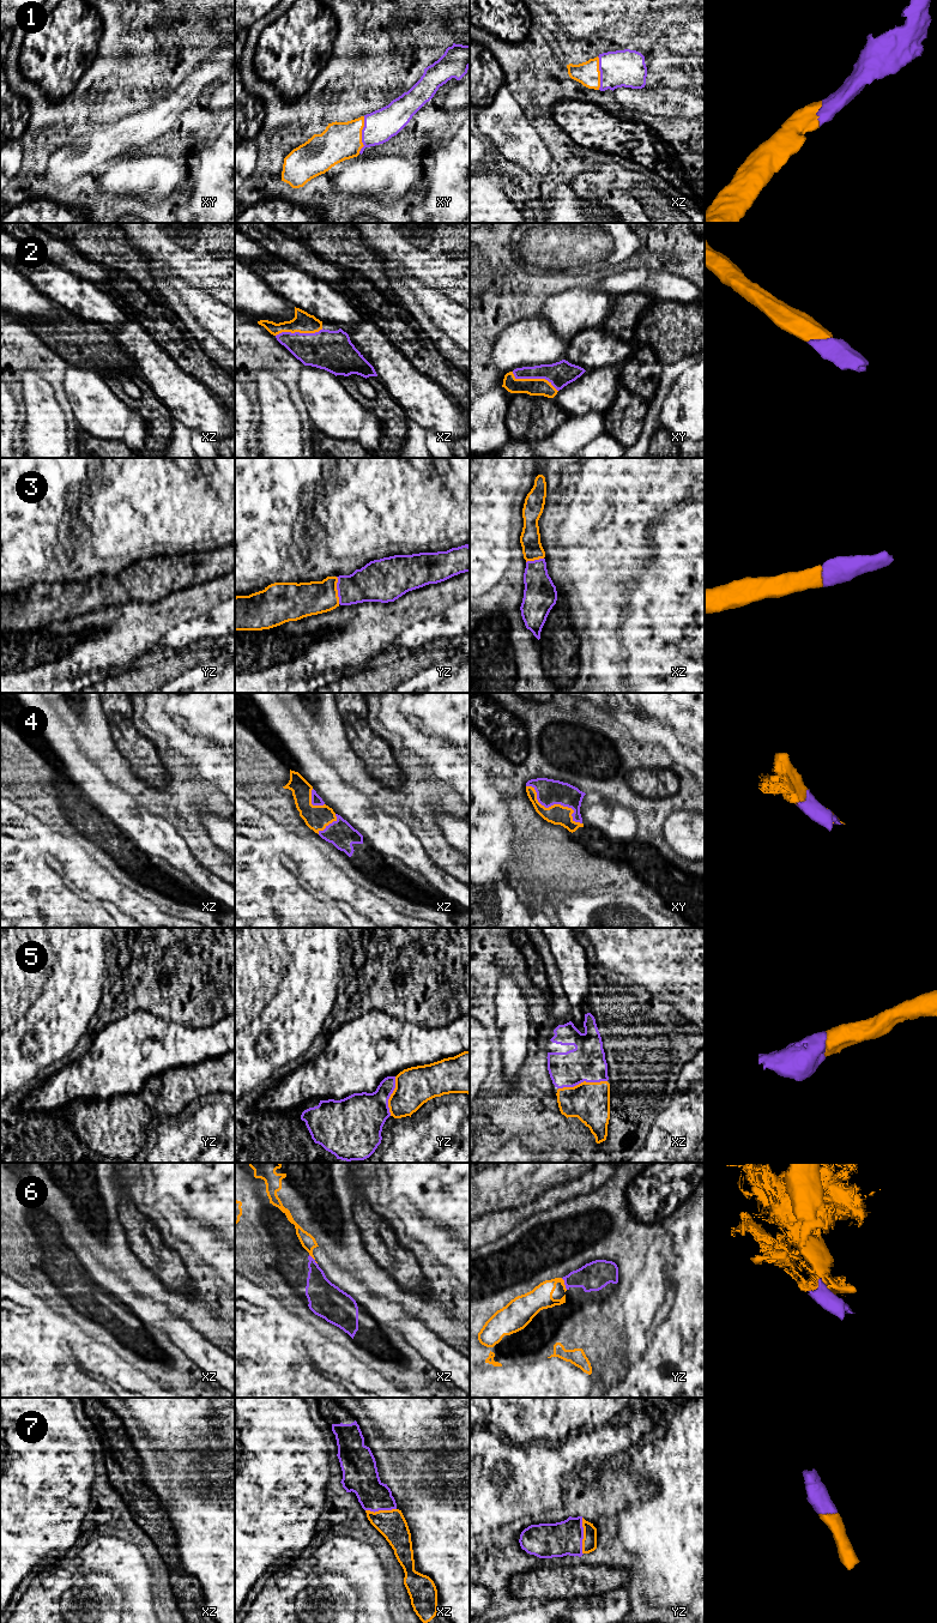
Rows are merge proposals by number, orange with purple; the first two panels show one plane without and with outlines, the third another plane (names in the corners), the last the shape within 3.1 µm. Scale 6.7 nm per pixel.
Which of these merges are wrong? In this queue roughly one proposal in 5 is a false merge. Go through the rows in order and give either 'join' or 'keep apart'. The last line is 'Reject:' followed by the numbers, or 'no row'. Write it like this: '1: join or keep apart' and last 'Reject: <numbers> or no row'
1: join
2: join
3: join
4: join
5: join
6: keep apart
7: join
Reject: 6

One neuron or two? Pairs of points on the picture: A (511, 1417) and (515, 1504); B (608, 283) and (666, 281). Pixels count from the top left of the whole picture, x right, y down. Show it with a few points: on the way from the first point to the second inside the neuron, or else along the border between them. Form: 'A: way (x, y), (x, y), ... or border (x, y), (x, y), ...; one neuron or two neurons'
A: border (501, 1434), (507, 1440), (518, 1444), (535, 1442); two neurons
B: way (622, 282), (652, 281); one neuron

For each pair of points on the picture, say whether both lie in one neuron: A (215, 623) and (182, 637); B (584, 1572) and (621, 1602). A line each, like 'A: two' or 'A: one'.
A: one
B: two

